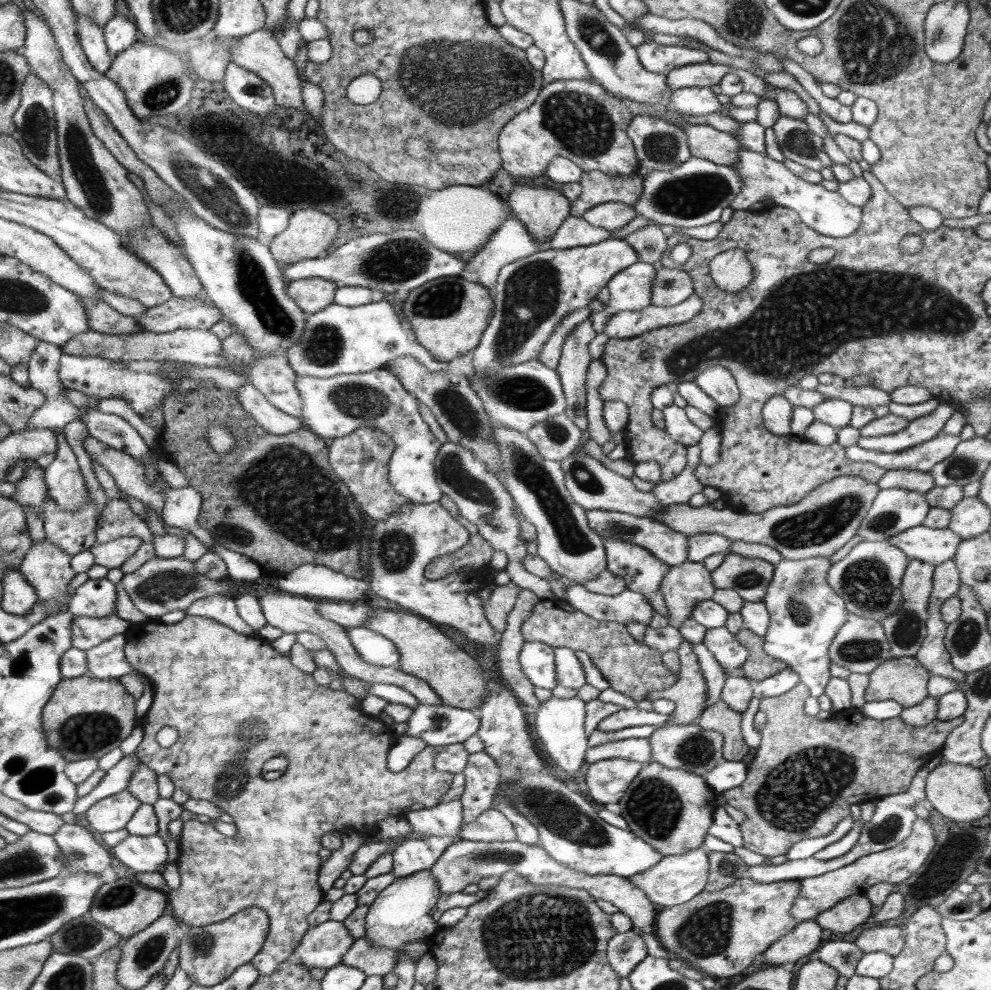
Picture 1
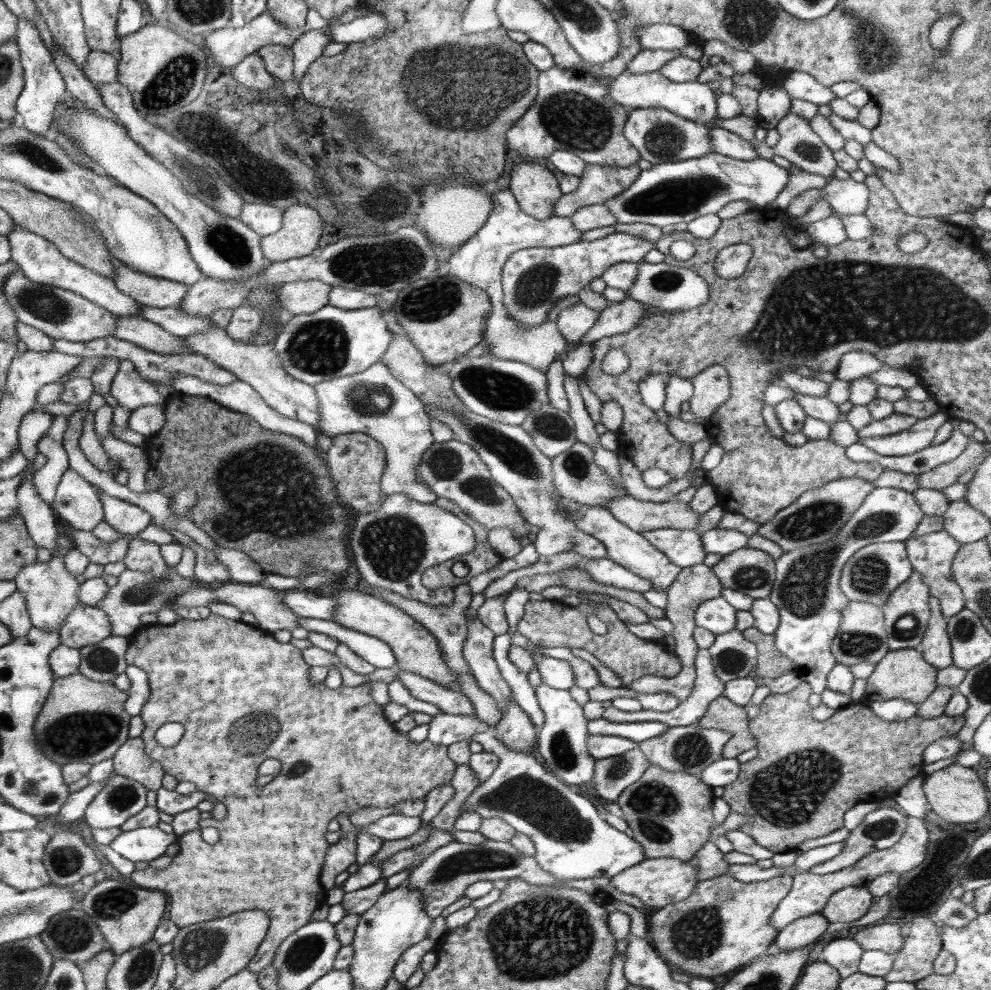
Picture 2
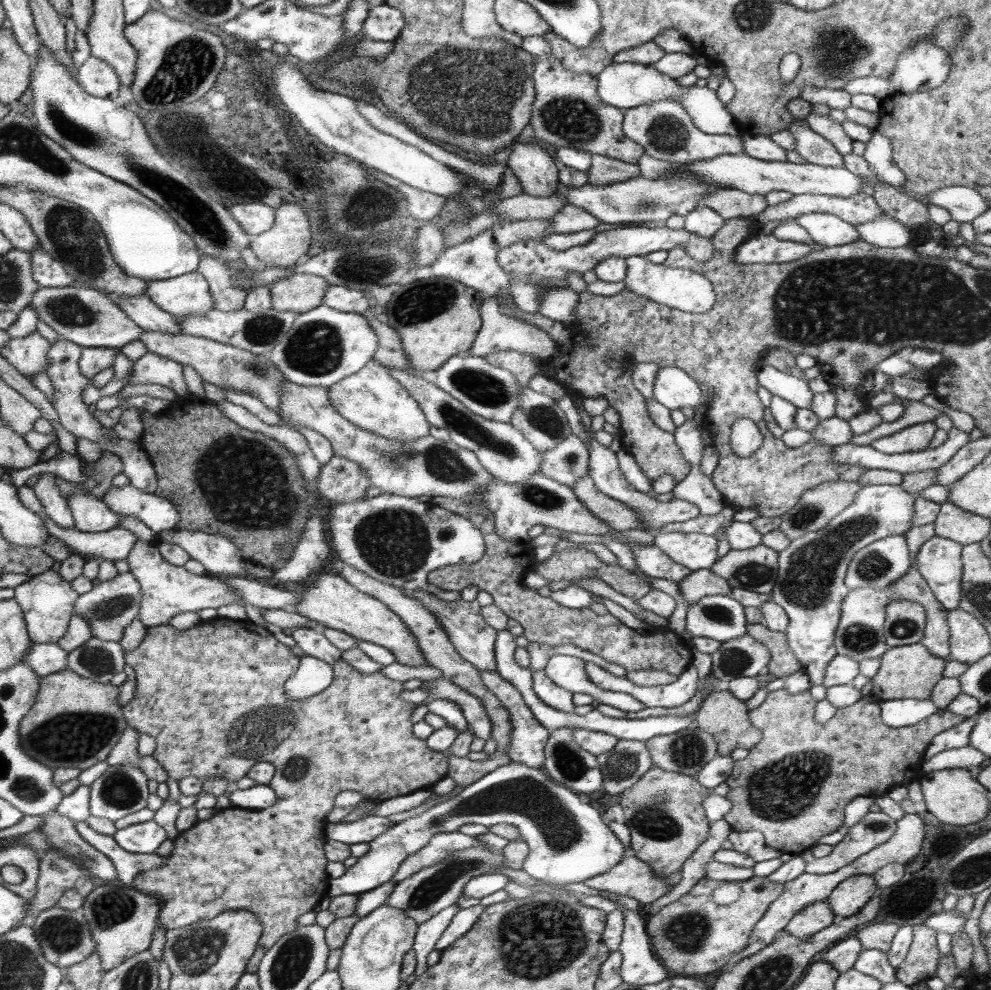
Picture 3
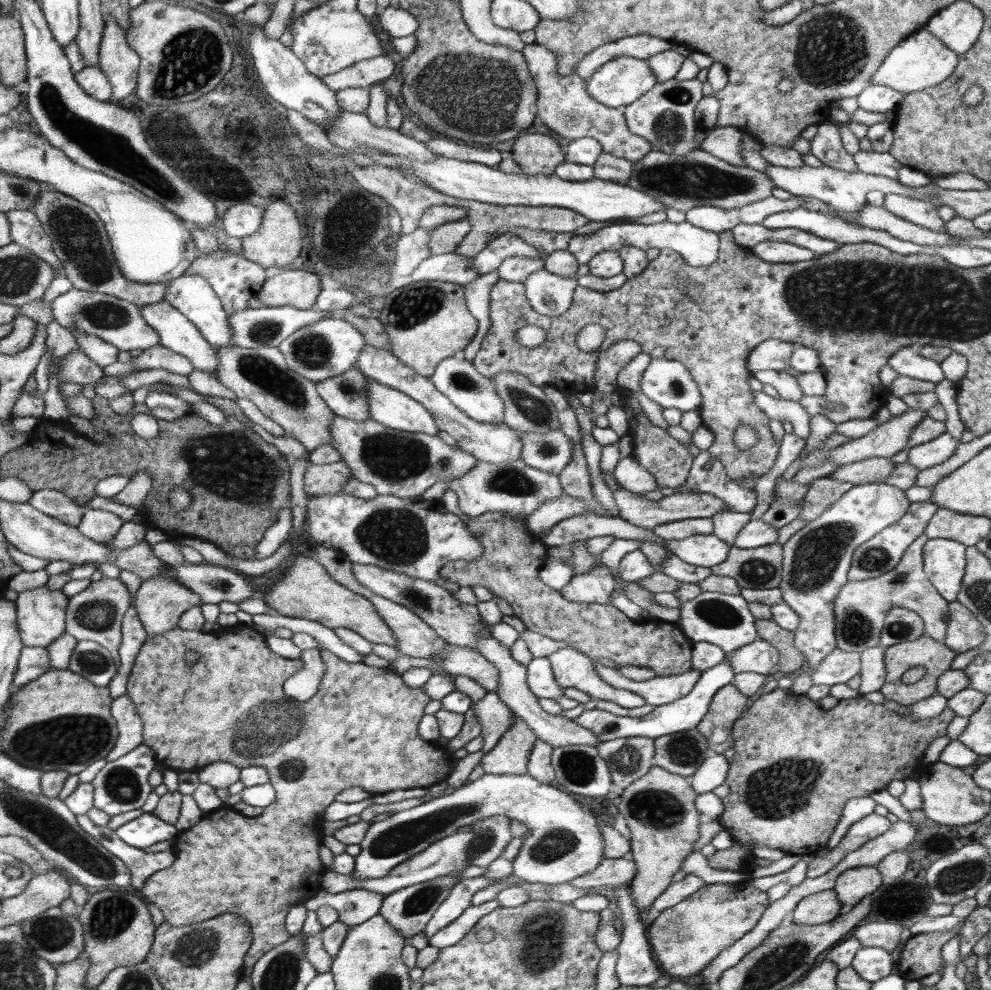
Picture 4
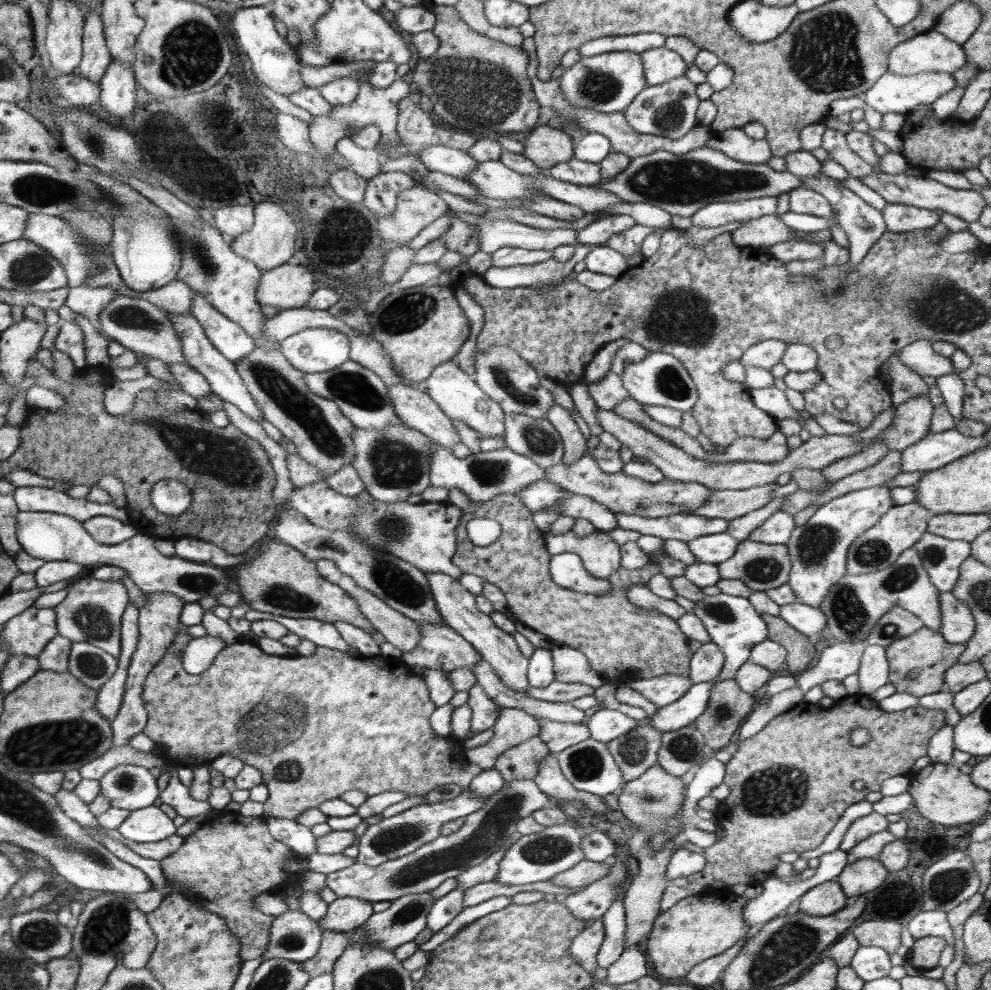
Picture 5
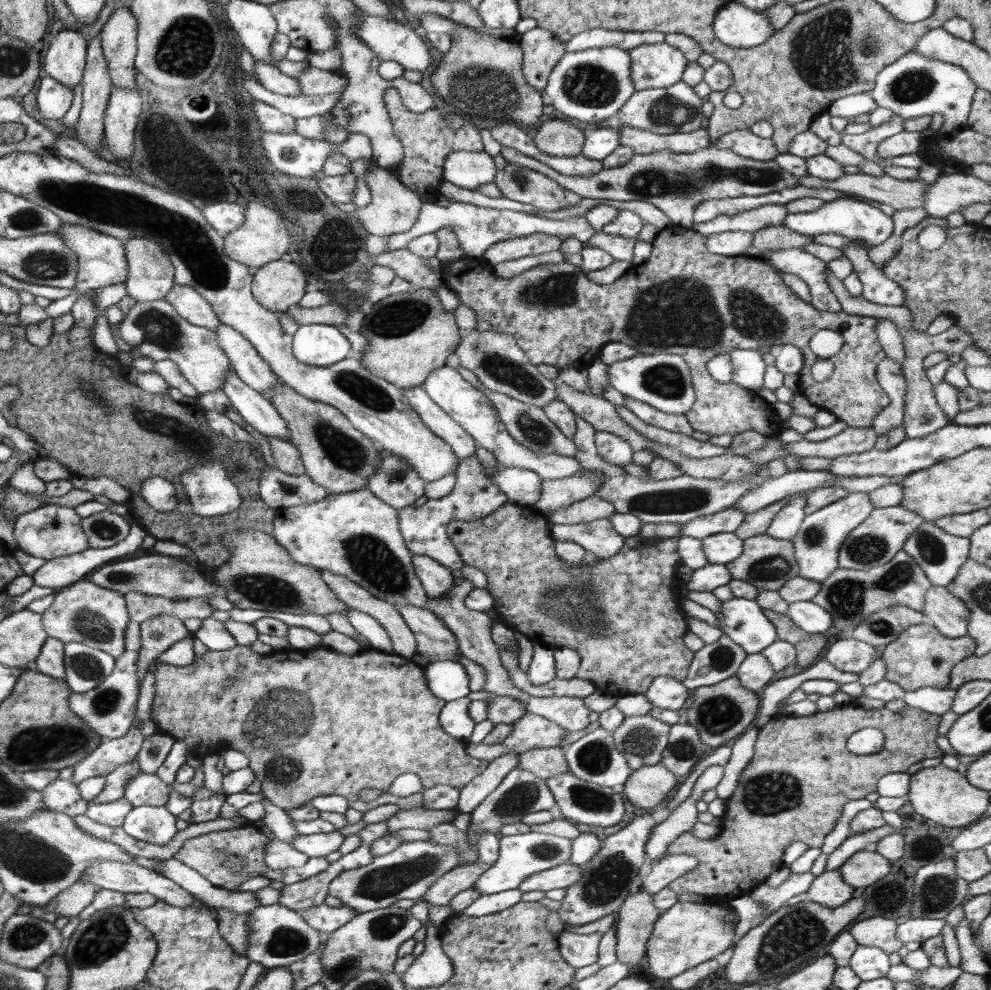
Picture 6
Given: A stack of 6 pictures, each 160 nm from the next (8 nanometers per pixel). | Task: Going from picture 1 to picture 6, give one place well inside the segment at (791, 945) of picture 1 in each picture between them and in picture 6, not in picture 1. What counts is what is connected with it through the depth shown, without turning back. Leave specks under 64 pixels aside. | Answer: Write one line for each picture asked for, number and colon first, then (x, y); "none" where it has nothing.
2: (804, 932)
3: (817, 916)
4: (819, 908)
5: (827, 898)
6: (829, 888)

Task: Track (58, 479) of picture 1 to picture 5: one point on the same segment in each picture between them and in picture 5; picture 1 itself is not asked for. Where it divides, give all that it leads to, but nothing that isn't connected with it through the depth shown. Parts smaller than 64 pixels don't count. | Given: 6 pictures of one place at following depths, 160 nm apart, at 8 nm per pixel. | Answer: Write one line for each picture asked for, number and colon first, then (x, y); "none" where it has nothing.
2: (76, 501)
3: (90, 514)
4: (101, 526)
5: (105, 530)

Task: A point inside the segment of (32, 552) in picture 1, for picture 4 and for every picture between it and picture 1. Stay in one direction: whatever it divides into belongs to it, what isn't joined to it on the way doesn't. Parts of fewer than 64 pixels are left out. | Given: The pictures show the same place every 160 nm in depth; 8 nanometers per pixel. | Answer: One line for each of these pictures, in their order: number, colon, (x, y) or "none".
2: (50, 592)
3: (47, 600)
4: (41, 613)

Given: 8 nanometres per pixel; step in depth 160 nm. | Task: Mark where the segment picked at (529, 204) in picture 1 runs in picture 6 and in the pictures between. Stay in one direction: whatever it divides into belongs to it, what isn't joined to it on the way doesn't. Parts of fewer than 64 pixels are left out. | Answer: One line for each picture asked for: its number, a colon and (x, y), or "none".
2: (535, 187)
3: (538, 173)
4: (536, 153)
5: (546, 147)
6: (555, 137)

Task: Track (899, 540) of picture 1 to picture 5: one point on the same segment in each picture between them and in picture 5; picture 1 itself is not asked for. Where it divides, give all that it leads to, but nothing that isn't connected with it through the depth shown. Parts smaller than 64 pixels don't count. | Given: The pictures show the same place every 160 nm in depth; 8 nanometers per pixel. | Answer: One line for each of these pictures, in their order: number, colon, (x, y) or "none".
2: (932, 555)
3: (939, 562)
4: (944, 561)
5: (941, 557)

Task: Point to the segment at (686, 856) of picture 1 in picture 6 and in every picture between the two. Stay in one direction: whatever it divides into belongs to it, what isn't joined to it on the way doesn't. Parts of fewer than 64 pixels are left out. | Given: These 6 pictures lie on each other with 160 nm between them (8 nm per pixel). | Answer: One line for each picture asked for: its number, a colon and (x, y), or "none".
2: (657, 882)
3: (632, 877)
4: (617, 872)
5: (585, 872)
6: (560, 877)

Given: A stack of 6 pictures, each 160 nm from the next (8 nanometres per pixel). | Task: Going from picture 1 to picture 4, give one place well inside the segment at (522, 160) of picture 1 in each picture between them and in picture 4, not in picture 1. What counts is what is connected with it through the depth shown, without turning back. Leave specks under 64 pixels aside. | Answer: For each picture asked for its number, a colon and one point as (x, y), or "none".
2: (572, 111)
3: (567, 111)
4: (563, 104)

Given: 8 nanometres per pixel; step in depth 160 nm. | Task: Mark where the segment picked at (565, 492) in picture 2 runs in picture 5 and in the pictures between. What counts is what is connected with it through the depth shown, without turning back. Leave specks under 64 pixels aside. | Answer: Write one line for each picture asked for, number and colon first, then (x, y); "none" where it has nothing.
3: (568, 461)
4: (550, 453)
5: (534, 438)

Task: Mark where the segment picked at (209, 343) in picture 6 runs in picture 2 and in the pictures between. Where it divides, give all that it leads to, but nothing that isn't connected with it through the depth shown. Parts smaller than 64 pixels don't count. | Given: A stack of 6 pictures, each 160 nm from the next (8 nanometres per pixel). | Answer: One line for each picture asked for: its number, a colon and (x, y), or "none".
2: (58, 313)
3: (85, 316)
4: (119, 322)
5: (139, 325)

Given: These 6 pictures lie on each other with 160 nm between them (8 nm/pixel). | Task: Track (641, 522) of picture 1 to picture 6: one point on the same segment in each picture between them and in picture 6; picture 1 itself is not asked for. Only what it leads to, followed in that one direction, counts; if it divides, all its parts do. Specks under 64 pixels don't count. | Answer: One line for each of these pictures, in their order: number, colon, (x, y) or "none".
2: (683, 547)
3: (696, 551)
4: (699, 550)
5: (715, 548)
6: (720, 549)

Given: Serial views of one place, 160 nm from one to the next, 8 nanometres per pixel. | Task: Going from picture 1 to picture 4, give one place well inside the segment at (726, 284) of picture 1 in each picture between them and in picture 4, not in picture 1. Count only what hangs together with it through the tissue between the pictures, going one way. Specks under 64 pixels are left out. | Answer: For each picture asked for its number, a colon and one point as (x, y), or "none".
2: (731, 262)
3: (761, 248)
4: (770, 251)

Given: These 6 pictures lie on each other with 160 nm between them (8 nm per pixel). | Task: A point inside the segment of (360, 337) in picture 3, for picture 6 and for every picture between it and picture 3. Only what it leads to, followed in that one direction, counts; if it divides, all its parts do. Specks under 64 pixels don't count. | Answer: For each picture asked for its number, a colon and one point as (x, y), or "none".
4: (326, 348)
5: (312, 350)
6: (318, 345)

